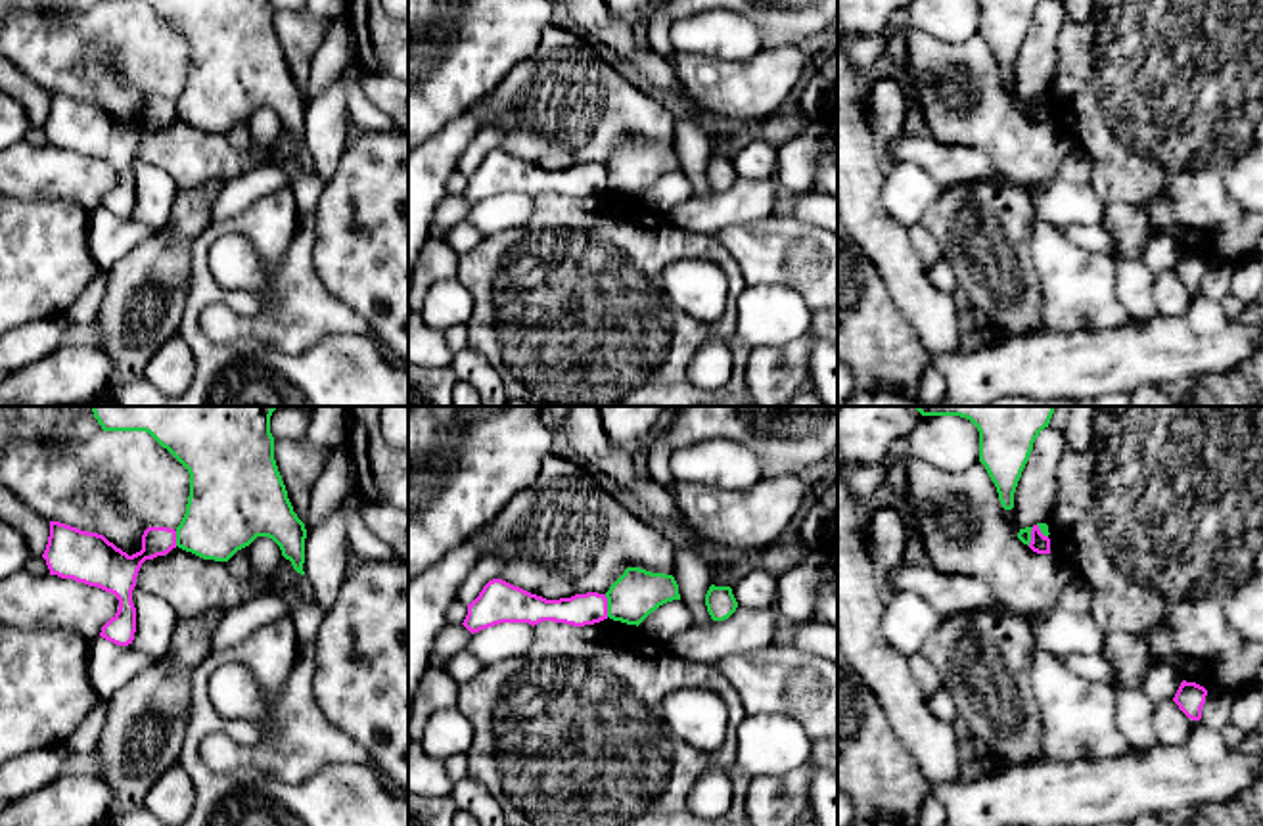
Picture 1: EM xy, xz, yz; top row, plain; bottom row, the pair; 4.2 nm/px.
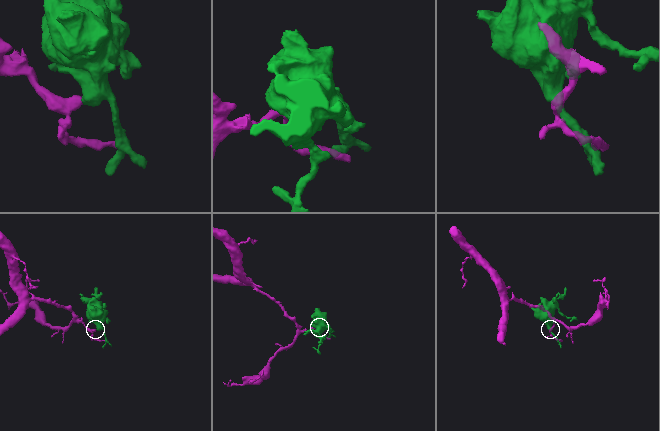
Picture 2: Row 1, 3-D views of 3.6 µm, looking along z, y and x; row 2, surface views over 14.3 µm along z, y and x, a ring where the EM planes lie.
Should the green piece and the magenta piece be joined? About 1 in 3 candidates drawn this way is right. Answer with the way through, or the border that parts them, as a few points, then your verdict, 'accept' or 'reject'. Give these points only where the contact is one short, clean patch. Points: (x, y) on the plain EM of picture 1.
border xz (604, 165), (608, 186); reject

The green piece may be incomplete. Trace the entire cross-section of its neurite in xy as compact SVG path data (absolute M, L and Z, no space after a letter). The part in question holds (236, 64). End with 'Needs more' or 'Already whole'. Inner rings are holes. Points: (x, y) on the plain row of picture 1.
M103 0L103 2L146 2L167 19L190 44L190 67L186 84L176 98L176 117L203 130L228 132L238 121L249 117L257 107L272 109L286 130L301 146L305 134L305 94L293 82L286 56L274 31L274 8L270 0Z. Already whole

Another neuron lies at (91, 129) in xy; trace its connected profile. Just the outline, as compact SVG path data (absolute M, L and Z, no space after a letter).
M50 92L50 107L42 128L50 146L98 157L117 167L119 180L102 197L100 207L117 217L128 217L136 203L132 161L138 142L146 130L165 126L172 119L176 119L176 102L169 98L148 98L142 105L142 121L128 126L103 105Z

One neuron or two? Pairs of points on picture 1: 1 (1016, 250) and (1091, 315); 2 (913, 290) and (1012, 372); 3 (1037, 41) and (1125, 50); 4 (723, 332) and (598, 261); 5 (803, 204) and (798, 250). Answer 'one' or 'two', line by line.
1: two
2: two
3: two
4: one
5: two

